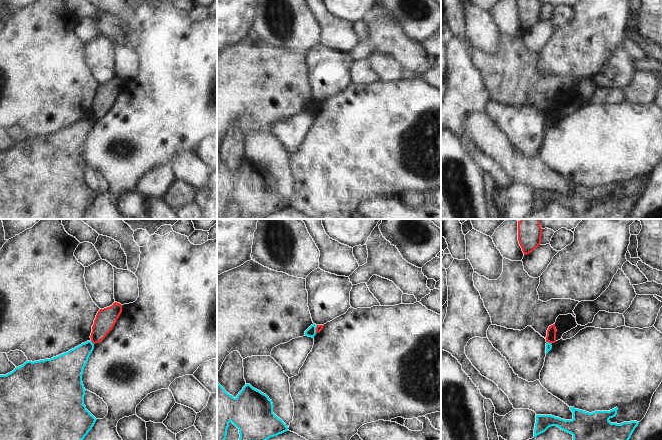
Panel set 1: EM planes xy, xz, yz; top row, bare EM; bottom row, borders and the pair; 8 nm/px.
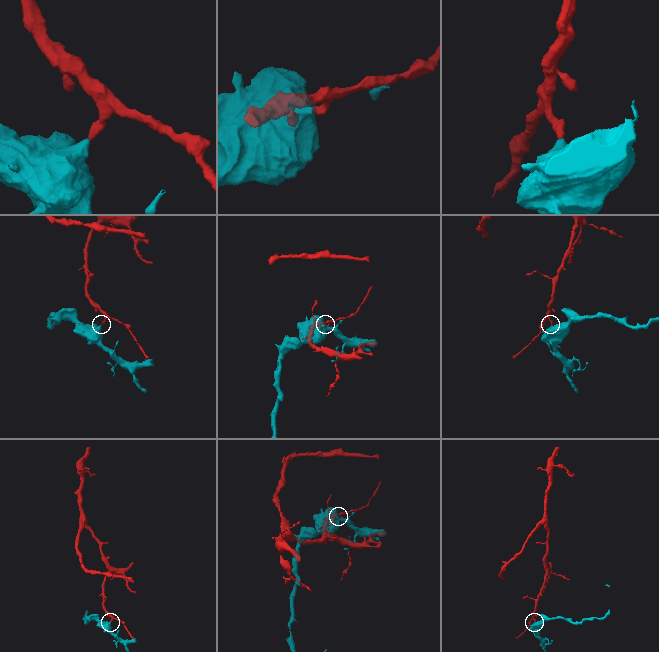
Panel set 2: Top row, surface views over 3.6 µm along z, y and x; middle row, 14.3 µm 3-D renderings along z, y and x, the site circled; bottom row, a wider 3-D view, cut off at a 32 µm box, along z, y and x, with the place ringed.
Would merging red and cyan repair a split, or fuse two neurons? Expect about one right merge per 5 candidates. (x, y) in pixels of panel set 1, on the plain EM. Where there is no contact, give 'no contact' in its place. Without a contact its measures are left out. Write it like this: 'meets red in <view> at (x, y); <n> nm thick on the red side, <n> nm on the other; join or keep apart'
meets red in xy at (92, 118); 160 nm thick on the red side, 220 nm on the other; keep apart

